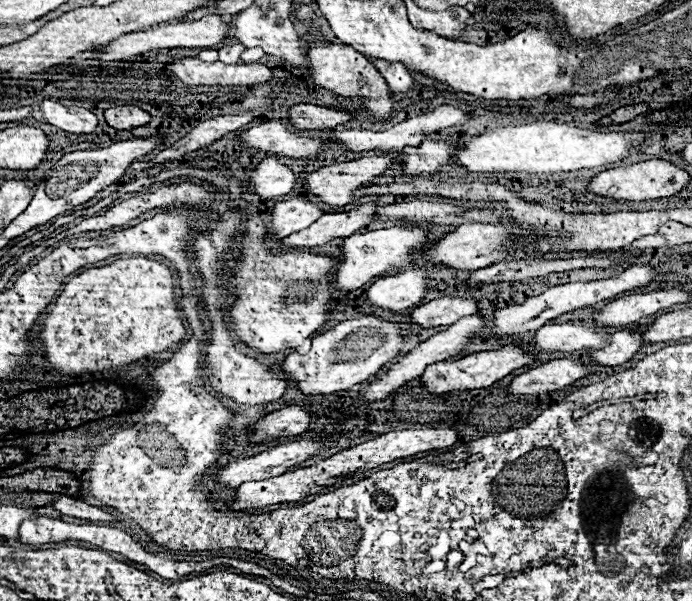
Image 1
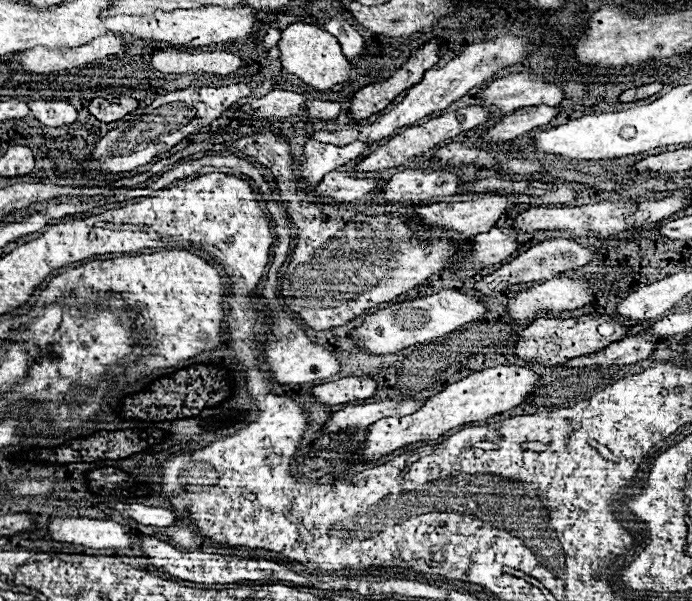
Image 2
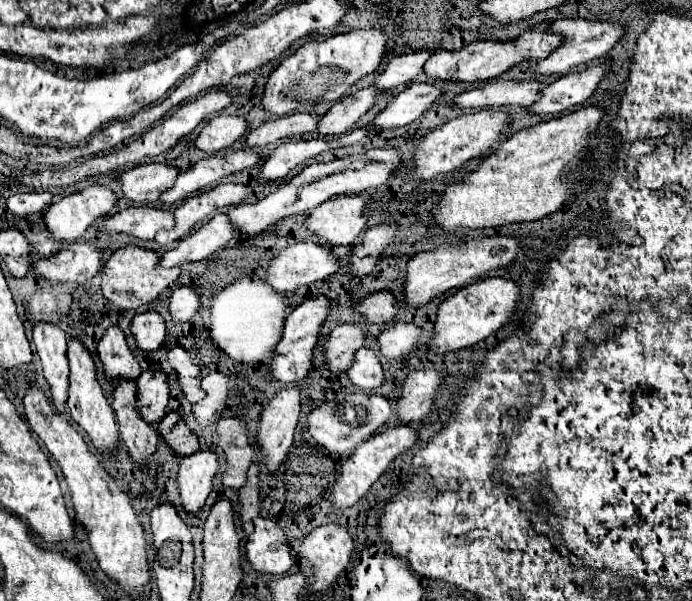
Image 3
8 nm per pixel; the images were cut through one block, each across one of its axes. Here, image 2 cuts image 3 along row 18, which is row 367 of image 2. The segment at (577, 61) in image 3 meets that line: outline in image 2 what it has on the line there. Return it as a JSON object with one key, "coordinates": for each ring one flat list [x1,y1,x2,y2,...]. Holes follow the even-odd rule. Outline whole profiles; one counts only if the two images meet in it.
{"coordinates":[[628,336,620,342,608,344,602,352,582,358,572,358,562,364,562,368,584,368,584,366,630,366,640,360,646,360,652,350,654,342,648,342,638,336]]}

